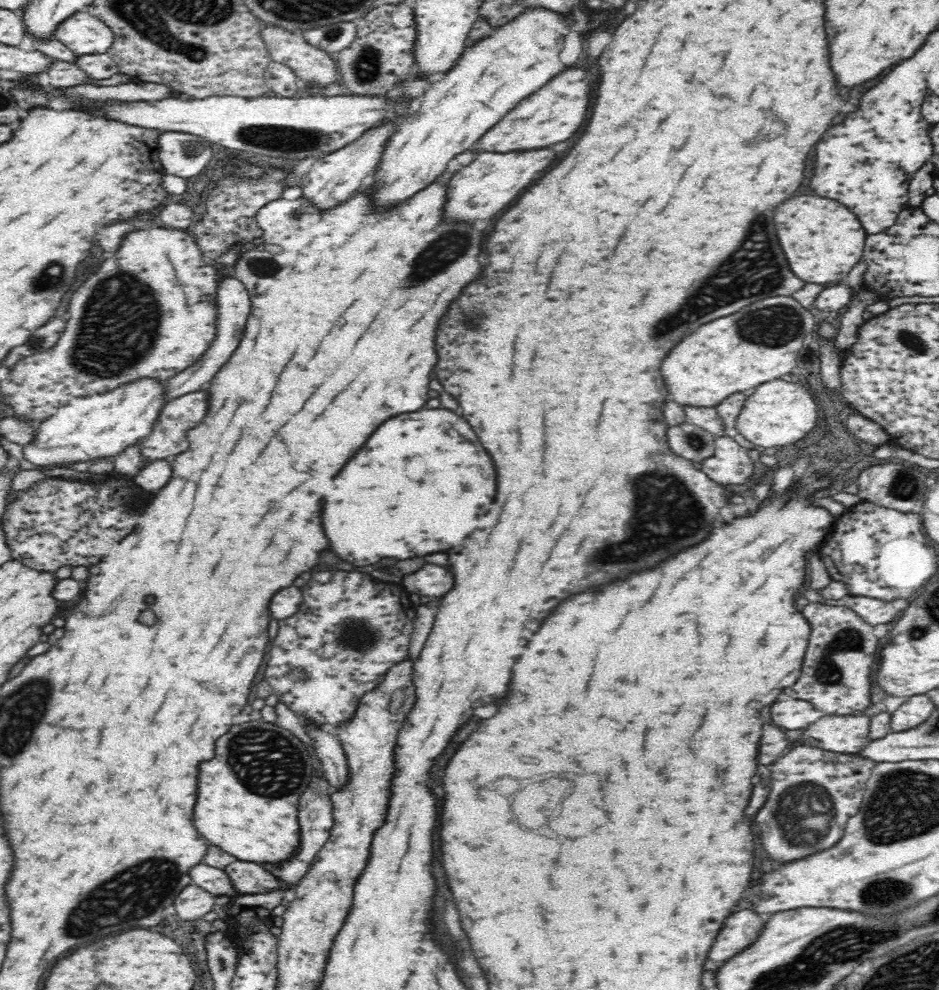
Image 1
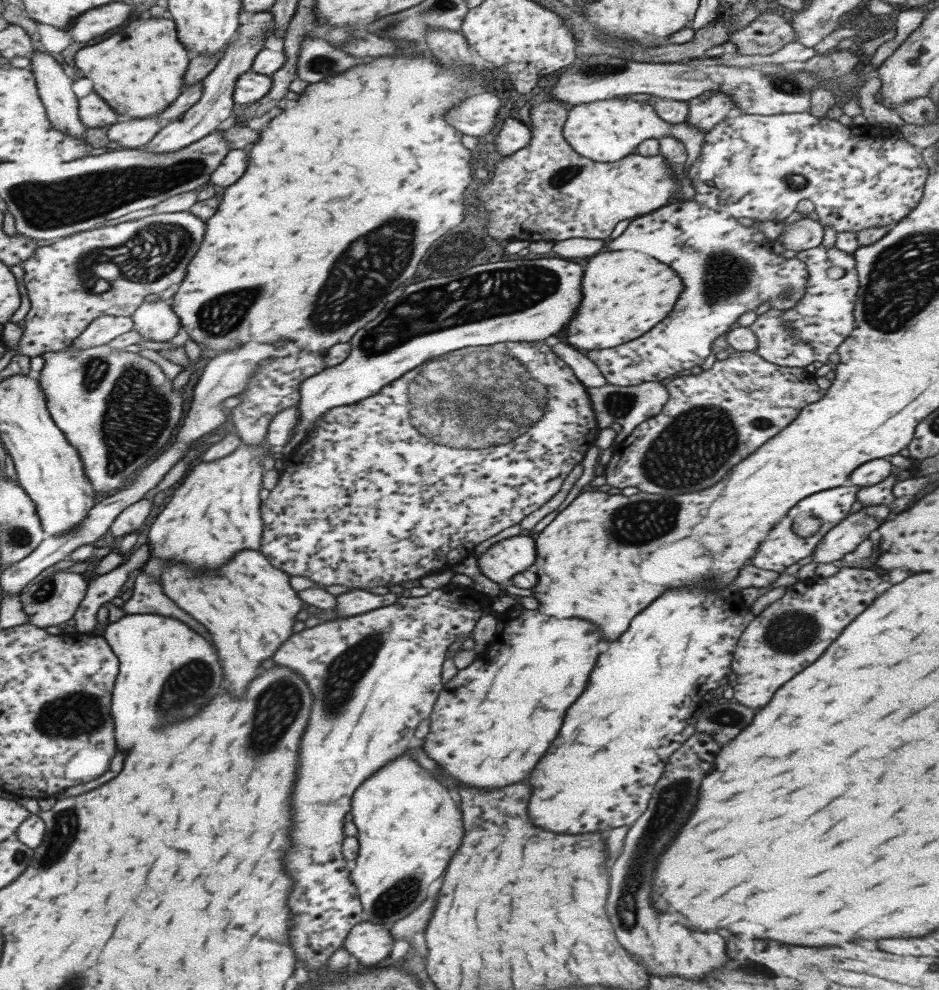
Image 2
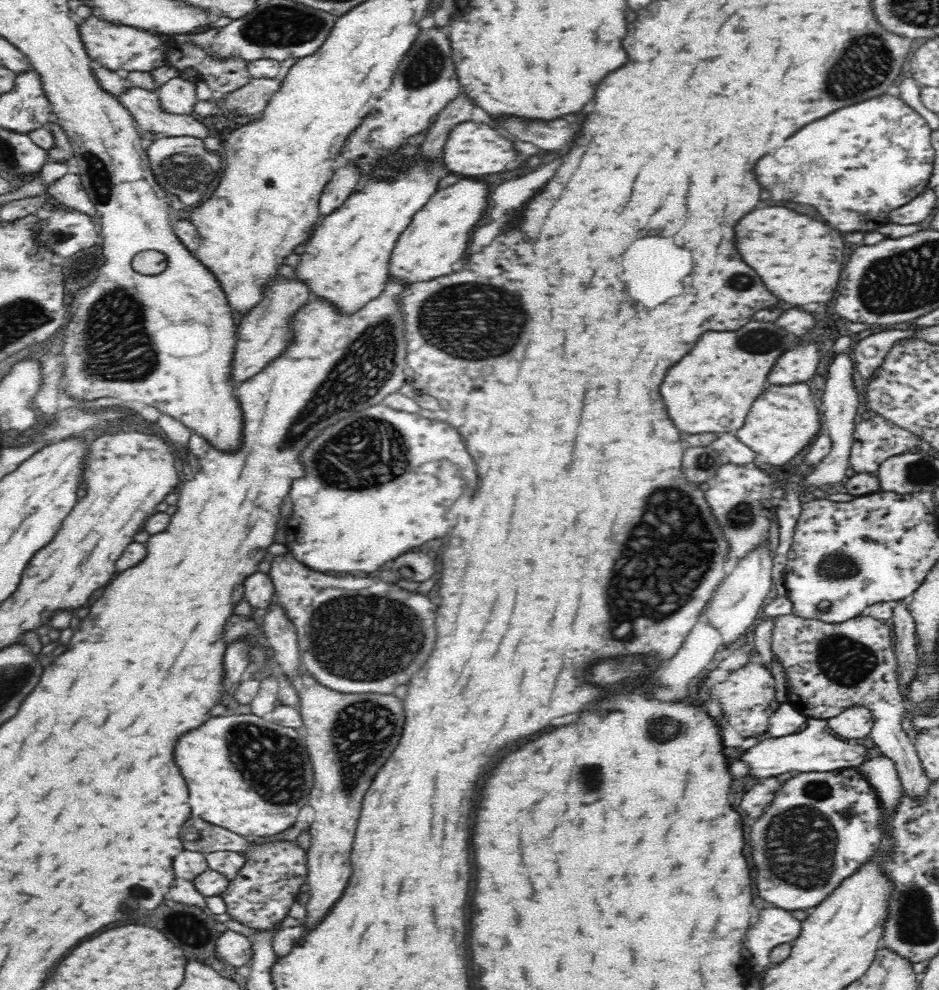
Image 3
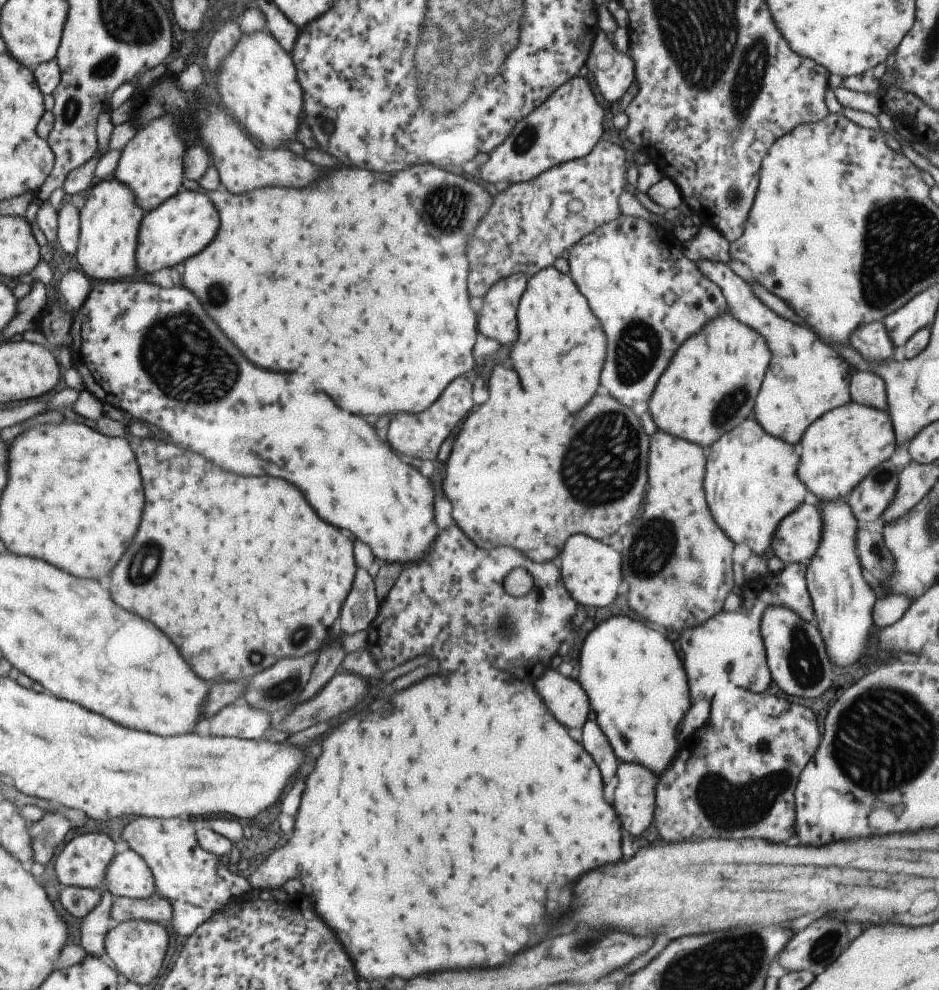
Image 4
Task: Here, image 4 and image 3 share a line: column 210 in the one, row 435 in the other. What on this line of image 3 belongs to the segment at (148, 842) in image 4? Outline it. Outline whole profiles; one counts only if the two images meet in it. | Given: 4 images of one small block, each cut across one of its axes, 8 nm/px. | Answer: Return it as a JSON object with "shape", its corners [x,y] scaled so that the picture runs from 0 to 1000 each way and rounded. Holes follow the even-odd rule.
{"shape":[[[922,420],[920,426],[912,428],[909,432],[909,440],[907,440],[907,455],[905,455],[905,463],[903,463],[903,471],[912,477],[912,479],[927,479],[927,477],[935,477],[939,467],[944,467],[946,463],[952,463],[956,459],[965,459],[969,457],[973,451],[978,451],[980,440],[976,440],[969,434],[963,434],[958,430],[954,430],[952,426],[944,424],[941,420]]]}

